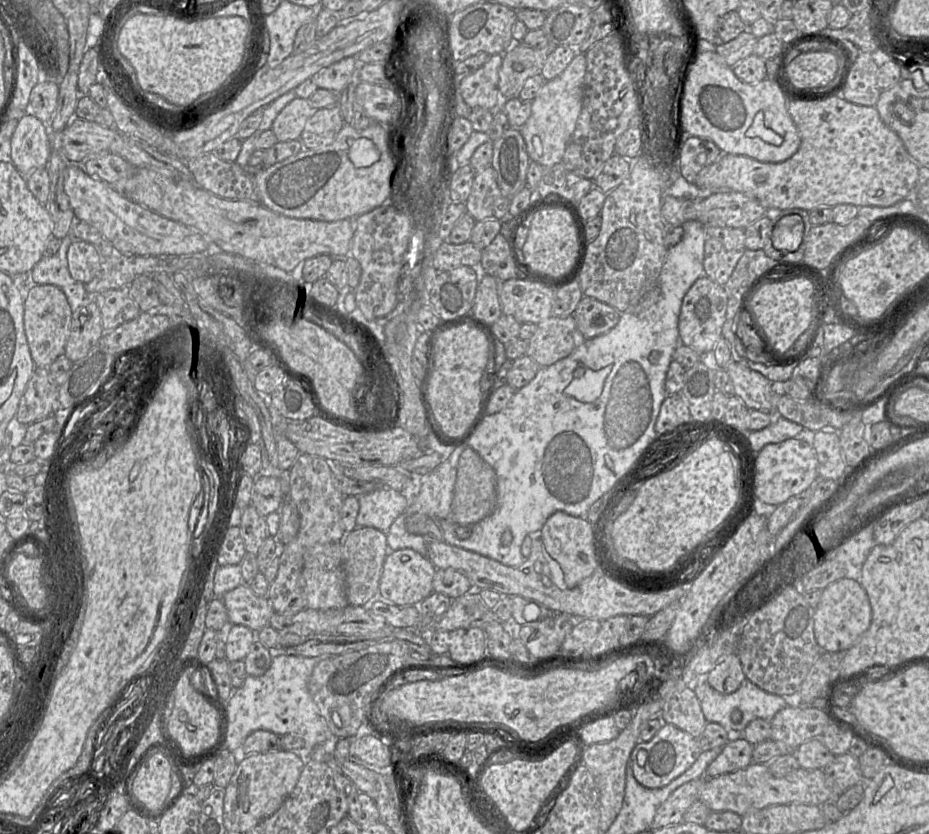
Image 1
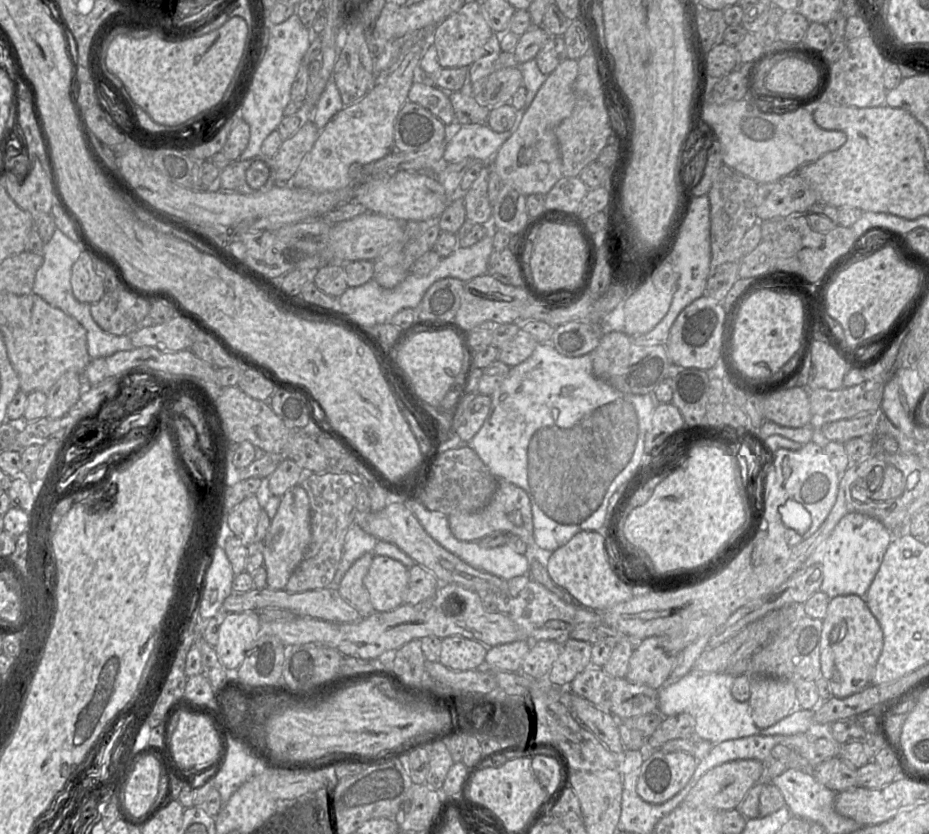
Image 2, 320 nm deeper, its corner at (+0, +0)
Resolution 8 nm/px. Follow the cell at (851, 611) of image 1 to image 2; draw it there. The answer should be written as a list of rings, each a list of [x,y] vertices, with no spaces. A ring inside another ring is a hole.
[[[858,595],[837,596],[830,600],[820,638],[821,674],[832,690],[833,696],[846,698],[871,684],[875,666],[883,648],[883,631],[869,609],[865,597]]]

